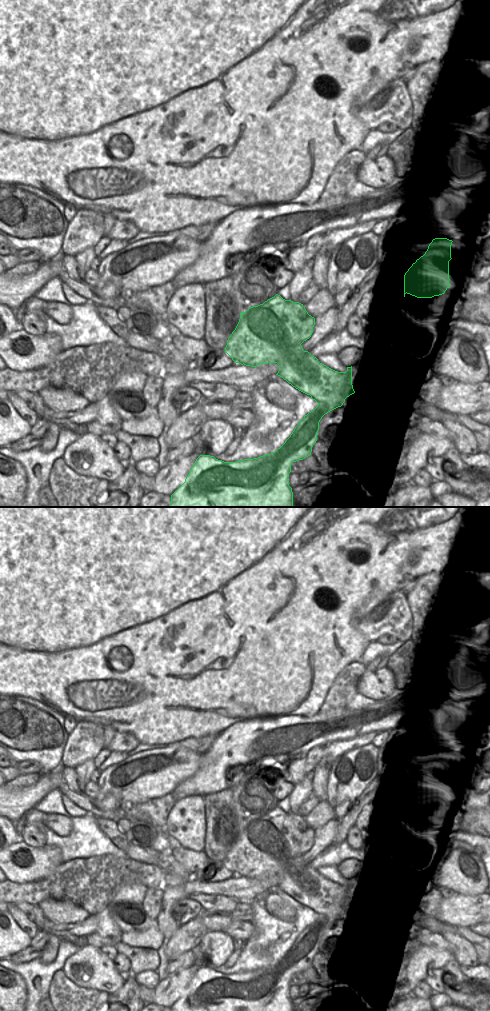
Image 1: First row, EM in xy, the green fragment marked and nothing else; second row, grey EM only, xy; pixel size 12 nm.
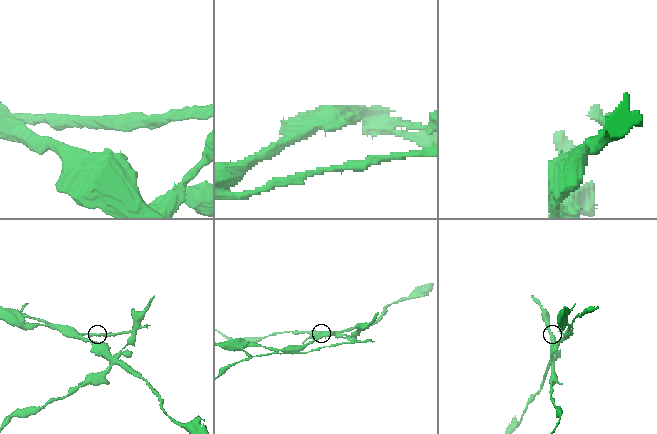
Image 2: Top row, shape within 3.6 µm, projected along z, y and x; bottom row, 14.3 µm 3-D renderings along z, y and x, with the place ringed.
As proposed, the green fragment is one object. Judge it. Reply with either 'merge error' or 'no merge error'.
merge error

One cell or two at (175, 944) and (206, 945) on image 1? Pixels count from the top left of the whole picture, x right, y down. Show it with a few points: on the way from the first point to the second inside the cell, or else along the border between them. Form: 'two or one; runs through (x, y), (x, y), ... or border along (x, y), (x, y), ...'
two; border along (208, 931), (198, 944)

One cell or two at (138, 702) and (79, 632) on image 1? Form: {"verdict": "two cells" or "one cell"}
{"verdict": "one cell"}

